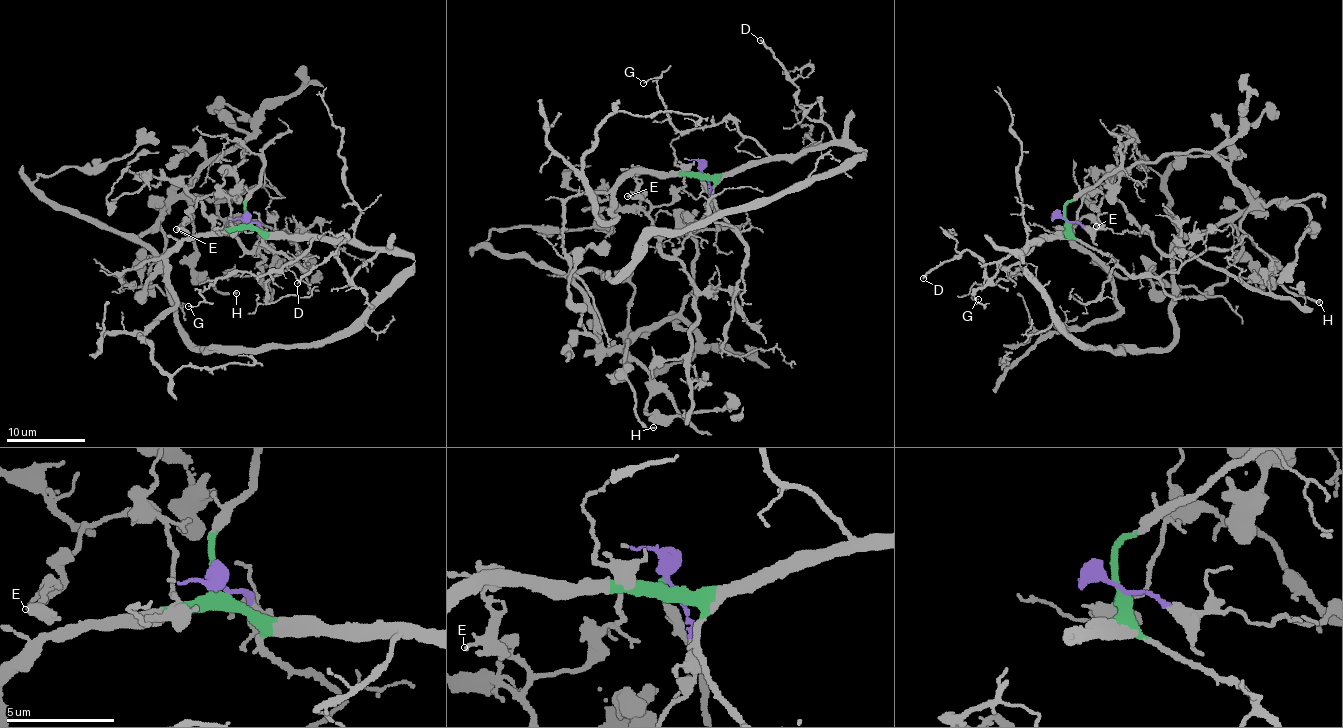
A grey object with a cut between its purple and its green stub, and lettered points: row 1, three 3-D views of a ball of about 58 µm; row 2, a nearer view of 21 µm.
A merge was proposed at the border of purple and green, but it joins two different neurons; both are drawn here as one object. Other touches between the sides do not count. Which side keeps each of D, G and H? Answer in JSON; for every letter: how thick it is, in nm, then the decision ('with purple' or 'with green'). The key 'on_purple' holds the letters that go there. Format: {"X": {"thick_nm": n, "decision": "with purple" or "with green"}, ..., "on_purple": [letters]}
{"D": {"thick_nm": 180, "decision": "with green"}, "G": {"thick_nm": 100, "decision": "with green"}, "H": {"thick_nm": 110, "decision": "with green"}, "on_purple": []}

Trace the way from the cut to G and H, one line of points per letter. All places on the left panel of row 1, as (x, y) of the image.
G: (248, 223), (266, 233), (313, 237), (289, 264), (264, 274), (231, 272), (200, 290), (202, 302), (189, 305)
H: (248, 223), (413, 264), (324, 341), (195, 347), (160, 260), (134, 240), (187, 199), (195, 272), (236, 294)

